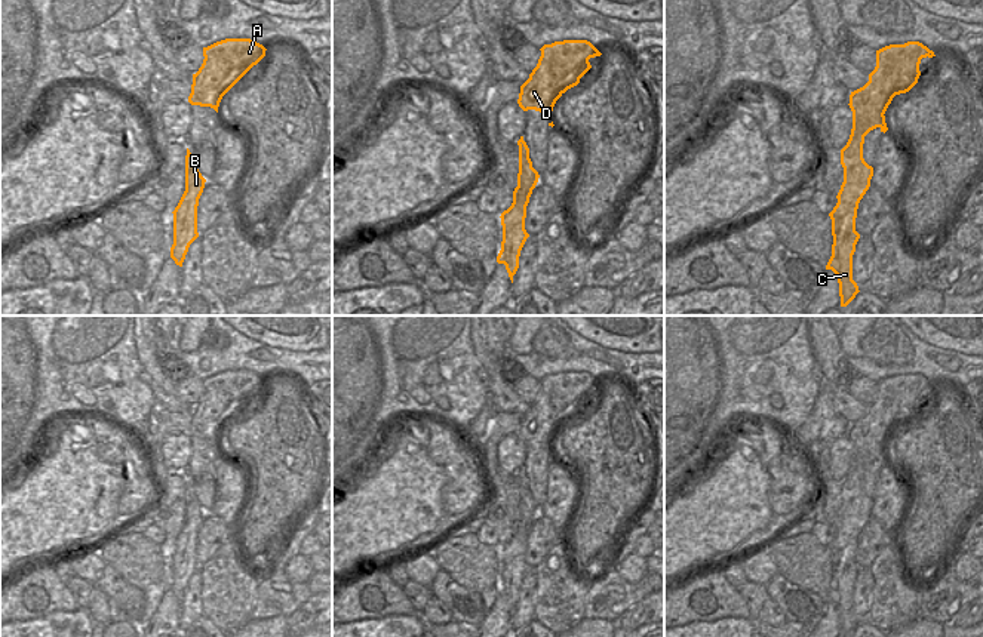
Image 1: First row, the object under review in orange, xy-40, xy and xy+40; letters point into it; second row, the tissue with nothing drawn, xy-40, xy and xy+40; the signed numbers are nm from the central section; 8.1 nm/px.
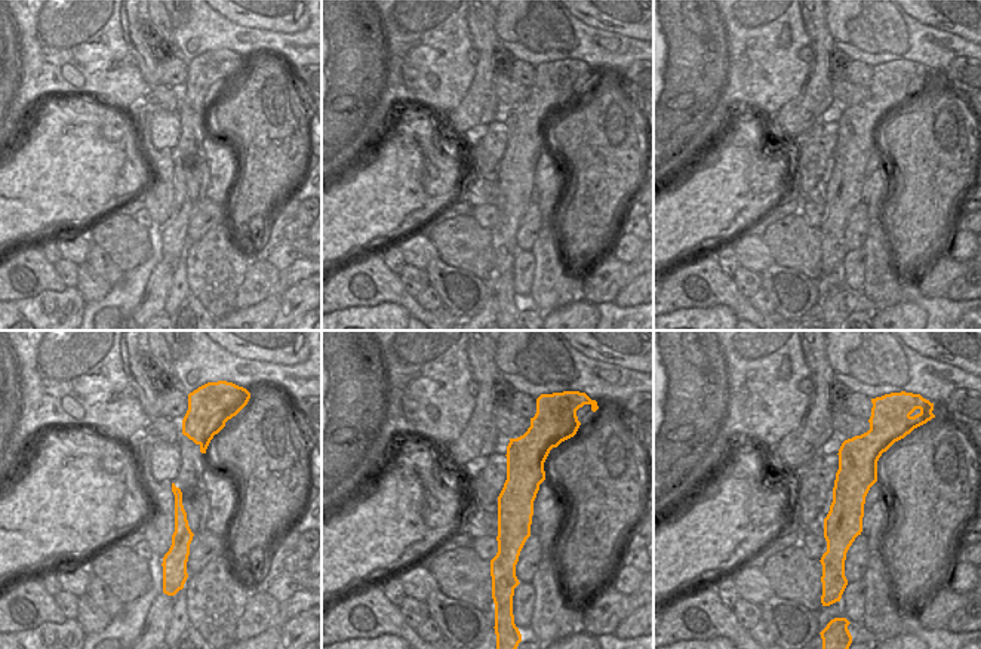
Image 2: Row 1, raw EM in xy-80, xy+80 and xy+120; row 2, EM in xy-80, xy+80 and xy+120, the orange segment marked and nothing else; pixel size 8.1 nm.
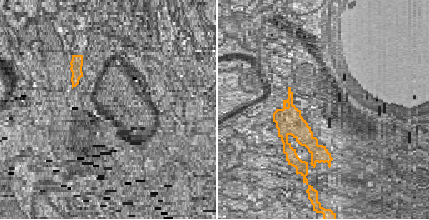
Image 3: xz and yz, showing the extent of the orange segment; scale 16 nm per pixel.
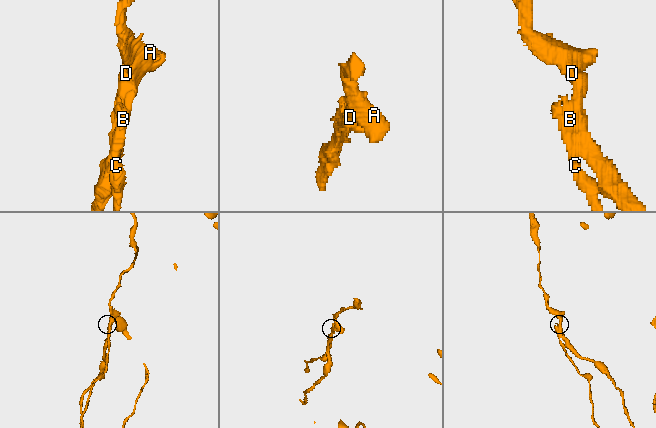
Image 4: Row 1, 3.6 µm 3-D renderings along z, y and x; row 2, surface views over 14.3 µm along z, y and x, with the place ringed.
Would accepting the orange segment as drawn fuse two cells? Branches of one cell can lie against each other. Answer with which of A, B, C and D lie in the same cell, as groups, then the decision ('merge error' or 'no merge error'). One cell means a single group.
A D / B C; merge error

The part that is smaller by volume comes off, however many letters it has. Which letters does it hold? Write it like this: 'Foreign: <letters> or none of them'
Foreign: B, C

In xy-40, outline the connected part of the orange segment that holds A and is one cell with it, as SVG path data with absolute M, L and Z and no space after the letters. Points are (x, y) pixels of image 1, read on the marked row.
M225 39L203 47L203 64L193 74L191 105L218 113L222 96L265 56L265 47L251 39Z

